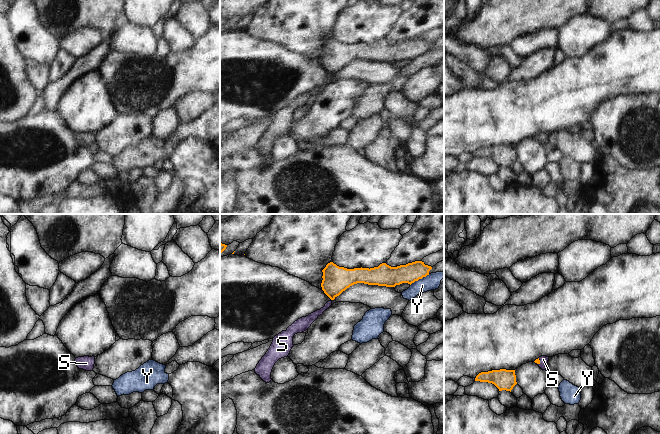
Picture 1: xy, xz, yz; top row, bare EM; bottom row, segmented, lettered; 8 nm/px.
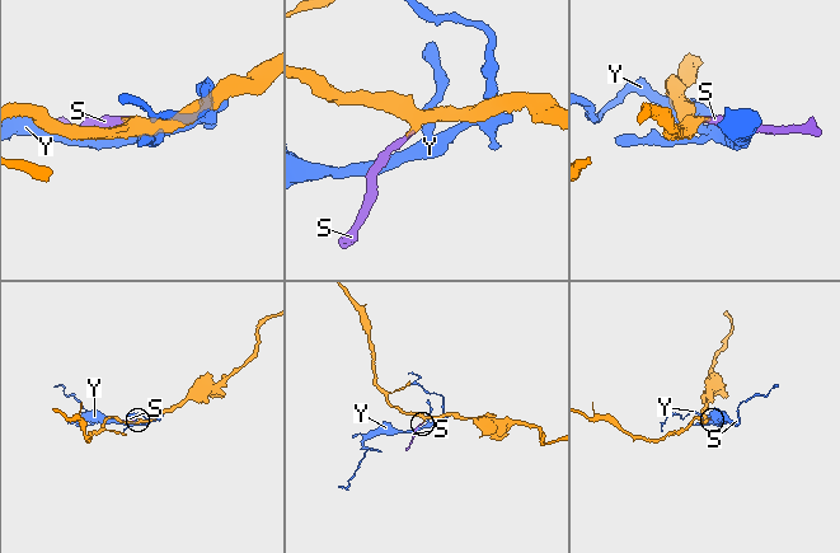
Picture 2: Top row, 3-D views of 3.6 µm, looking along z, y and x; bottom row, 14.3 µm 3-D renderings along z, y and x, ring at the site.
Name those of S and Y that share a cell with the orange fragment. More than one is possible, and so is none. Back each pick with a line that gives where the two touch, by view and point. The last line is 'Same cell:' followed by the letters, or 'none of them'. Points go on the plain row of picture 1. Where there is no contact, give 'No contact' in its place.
S: Touches orange at yz (539, 137)
Same cell: S.

